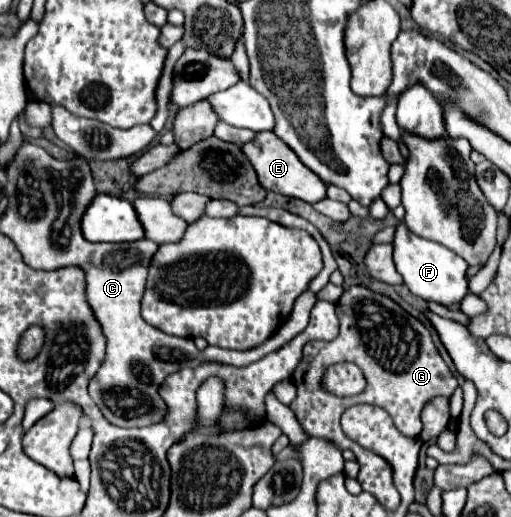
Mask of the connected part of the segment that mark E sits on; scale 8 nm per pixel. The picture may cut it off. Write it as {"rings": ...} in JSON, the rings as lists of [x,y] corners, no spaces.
{"rings":[[[260,132],[256,134],[256,138],[248,144],[242,146],[244,154],[248,156],[248,160],[252,162],[260,184],[270,190],[270,192],[278,192],[290,198],[300,198],[308,204],[316,204],[320,200],[326,198],[324,188],[328,188],[310,168],[306,168],[300,158],[274,134],[274,132]]]}

